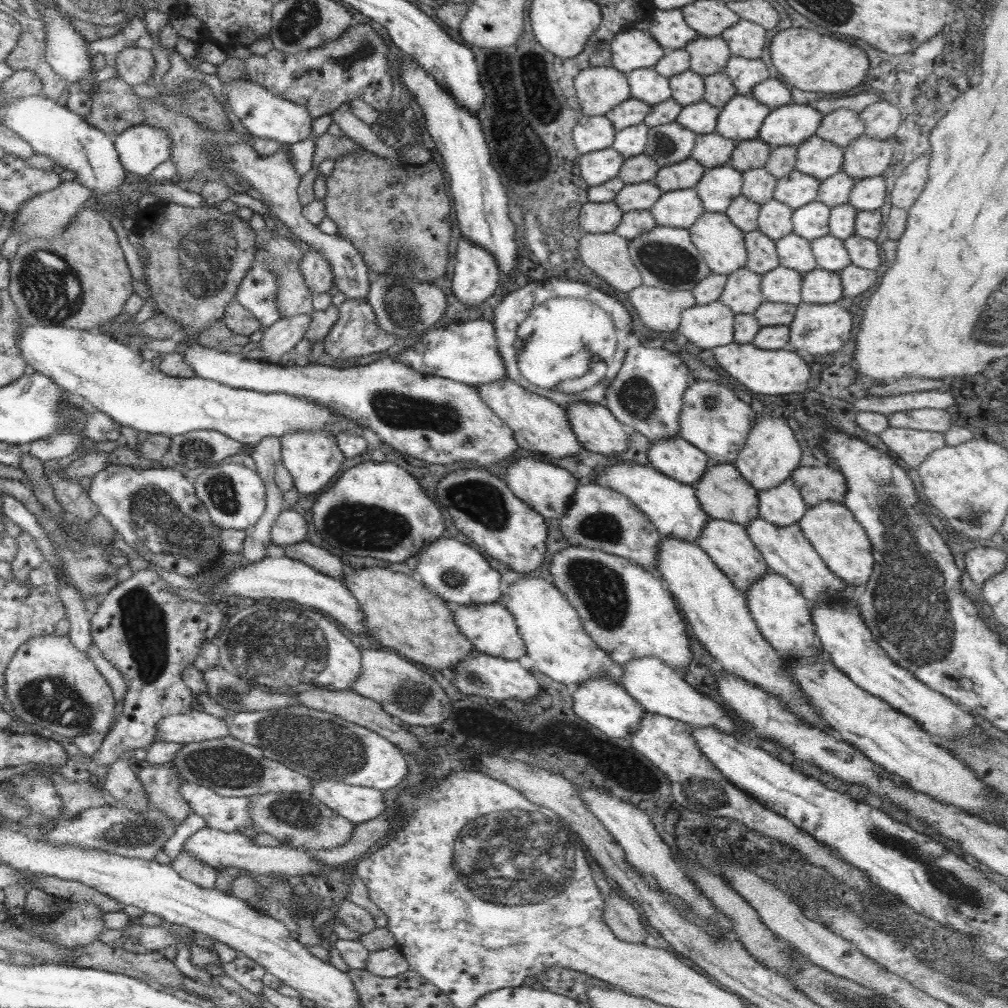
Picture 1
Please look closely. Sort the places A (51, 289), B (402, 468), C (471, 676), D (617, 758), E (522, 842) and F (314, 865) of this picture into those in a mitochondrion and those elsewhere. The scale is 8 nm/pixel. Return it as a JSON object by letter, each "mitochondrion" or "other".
{"A":"mitochondrion","B":"other","C":"mitochondrion","D":"other","E":"mitochondrion","F":"other"}

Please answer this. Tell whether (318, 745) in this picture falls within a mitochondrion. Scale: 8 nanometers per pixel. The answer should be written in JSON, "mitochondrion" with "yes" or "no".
{"mitochondrion":"yes"}

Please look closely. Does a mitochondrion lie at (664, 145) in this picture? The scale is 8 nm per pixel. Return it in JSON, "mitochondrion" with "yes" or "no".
{"mitochondrion":"yes"}

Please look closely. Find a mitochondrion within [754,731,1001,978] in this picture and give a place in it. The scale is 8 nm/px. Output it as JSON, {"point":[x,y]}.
{"point":[957,890]}

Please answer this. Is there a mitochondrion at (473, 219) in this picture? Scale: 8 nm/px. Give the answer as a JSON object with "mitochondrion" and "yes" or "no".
{"mitochondrion":"no"}

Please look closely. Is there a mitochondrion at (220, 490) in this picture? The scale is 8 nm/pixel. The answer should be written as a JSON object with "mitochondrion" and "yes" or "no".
{"mitochondrion":"yes"}

